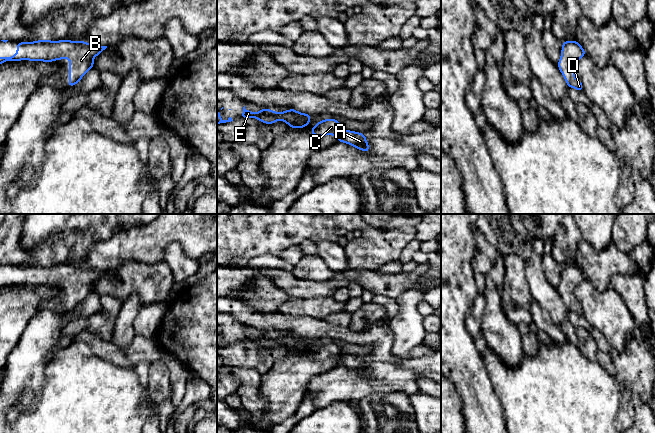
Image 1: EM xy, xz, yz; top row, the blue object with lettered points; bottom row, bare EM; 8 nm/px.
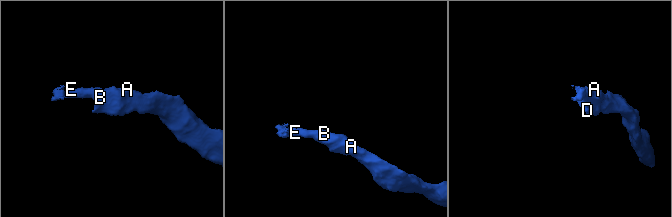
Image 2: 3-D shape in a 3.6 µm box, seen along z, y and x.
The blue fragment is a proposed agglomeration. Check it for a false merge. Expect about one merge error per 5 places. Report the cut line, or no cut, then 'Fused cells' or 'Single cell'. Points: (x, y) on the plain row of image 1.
No split. Single cell

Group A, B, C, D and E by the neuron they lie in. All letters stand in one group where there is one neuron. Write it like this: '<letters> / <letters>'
A B C D E

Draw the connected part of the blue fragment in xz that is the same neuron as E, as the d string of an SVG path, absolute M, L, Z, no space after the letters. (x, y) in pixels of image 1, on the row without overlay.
M243 331L241 343L251 341L262 345L265 348L273 348L276 345L285 345L290 352L303 352L307 351L312 340L304 337L297 336L295 333L289 333L285 336L277 337L274 334L262 333L257 337L253 337Z

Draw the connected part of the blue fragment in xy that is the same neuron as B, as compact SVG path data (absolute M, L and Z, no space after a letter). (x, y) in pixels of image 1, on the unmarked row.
M38 264L27 267L17 266L17 278L0 282L0 288L19 284L53 286L67 281L70 285L67 310L72 311L95 290L93 282L106 272L107 270L88 268L85 265L60 264L53 266Z

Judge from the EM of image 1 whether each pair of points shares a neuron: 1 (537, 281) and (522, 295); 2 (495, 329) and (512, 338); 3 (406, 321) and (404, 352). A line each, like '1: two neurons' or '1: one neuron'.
1: two neurons
2: one neuron
3: one neuron

